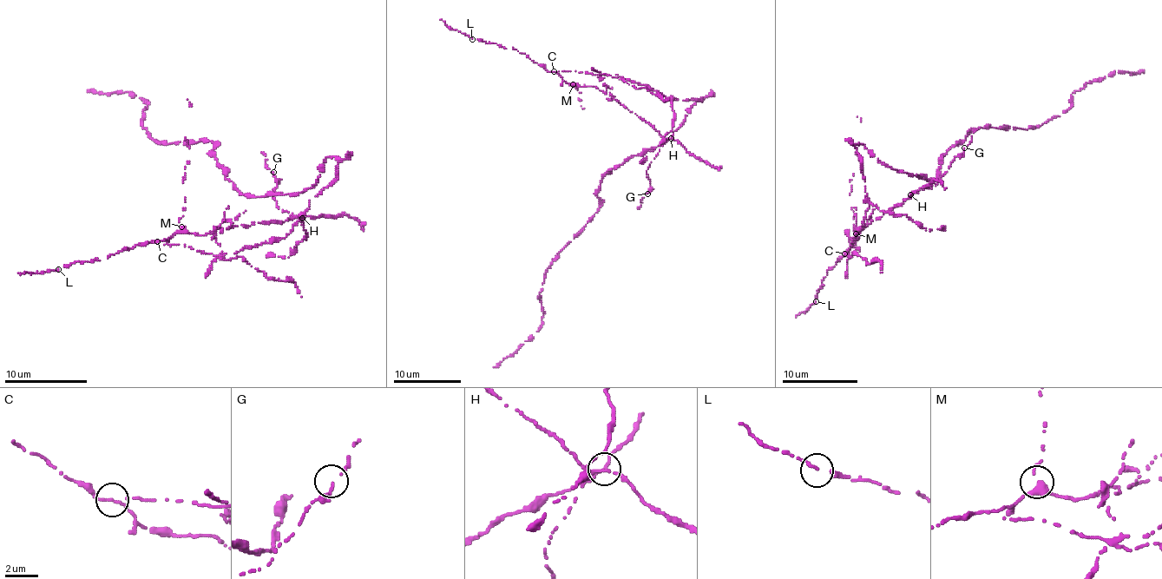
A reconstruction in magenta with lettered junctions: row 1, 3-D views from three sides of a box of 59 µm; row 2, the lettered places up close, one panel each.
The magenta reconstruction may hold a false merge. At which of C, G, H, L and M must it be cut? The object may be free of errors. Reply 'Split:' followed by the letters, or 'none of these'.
Split: C

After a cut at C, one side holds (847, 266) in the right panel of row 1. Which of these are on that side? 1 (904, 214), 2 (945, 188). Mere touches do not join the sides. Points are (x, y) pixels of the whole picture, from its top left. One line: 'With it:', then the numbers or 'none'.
With it: 1

